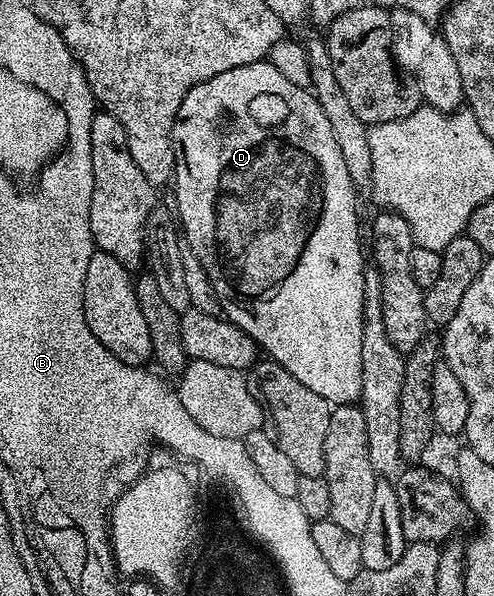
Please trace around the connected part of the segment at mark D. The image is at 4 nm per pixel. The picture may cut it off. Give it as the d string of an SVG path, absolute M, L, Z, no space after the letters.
M270 60L238 66L197 84L187 93L185 100L181 100L181 108L171 129L171 143L175 149L173 187L177 222L186 245L197 256L197 260L201 260L209 280L213 280L213 288L221 300L227 321L245 331L255 341L256 347L262 353L263 350L267 353L264 355L270 361L281 364L285 372L301 380L305 388L317 392L317 396L332 404L358 403L361 396L365 246L359 243L359 214L355 211L357 188L351 182L349 168L345 168L345 156L341 156L341 148L337 148L337 136L333 136L333 128L329 120L325 120L325 112L321 112L321 104L317 104L314 93L285 80L285 76L273 68Z

